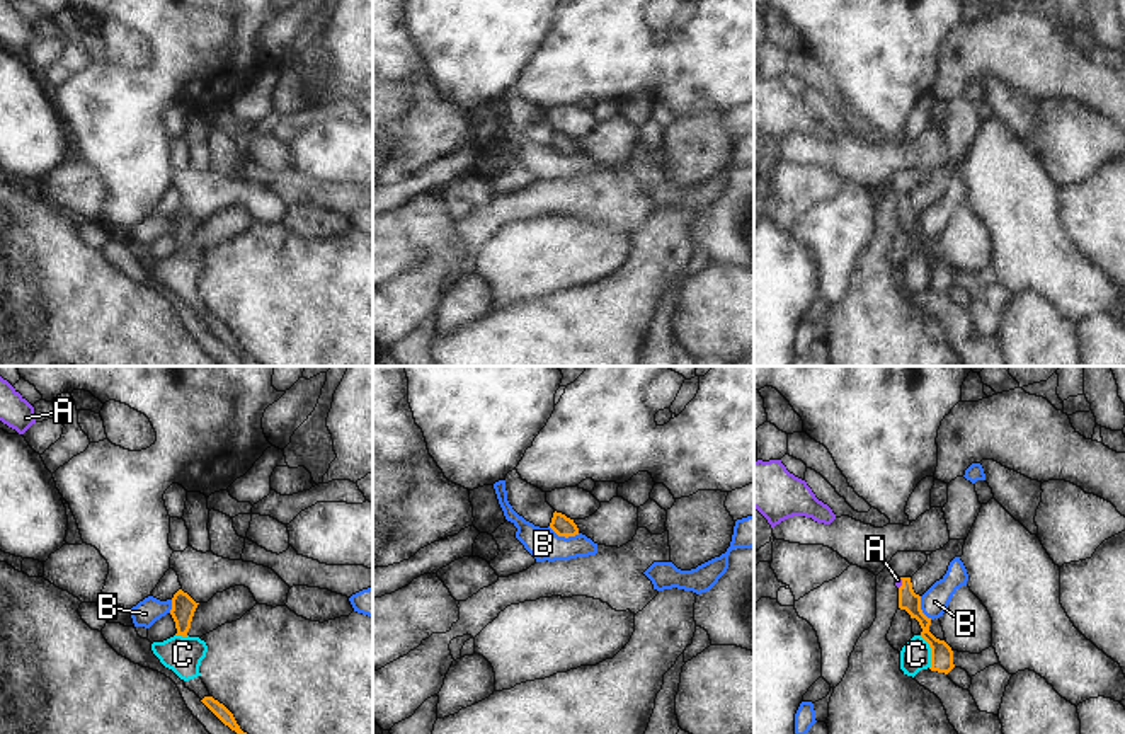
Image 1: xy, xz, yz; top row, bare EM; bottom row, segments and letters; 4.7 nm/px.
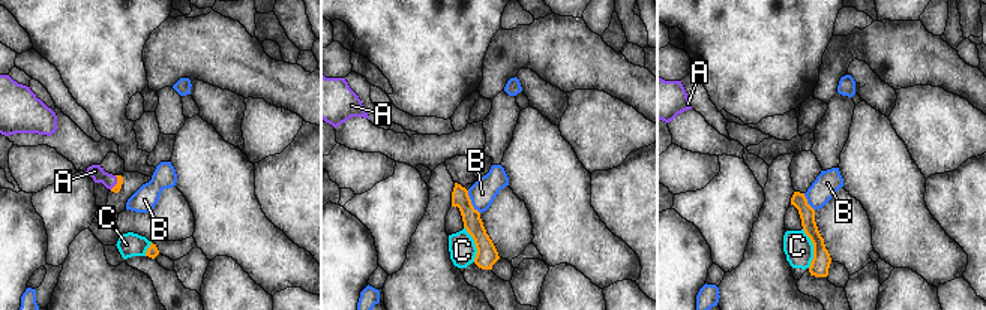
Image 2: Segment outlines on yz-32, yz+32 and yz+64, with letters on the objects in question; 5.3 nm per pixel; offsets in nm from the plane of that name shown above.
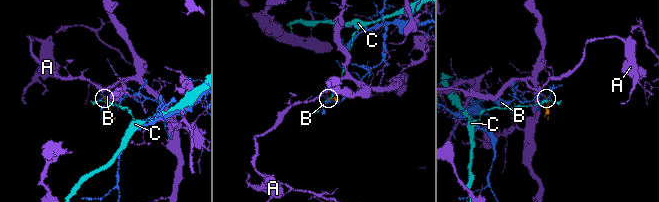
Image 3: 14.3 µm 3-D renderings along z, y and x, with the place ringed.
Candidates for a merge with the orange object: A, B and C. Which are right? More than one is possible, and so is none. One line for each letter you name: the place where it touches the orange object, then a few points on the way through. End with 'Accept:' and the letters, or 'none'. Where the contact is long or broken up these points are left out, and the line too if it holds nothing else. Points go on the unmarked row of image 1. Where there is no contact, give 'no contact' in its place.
A: contact yz (902, 201); way yz (907, 218), (902, 201), (897, 198)
Accept: A

